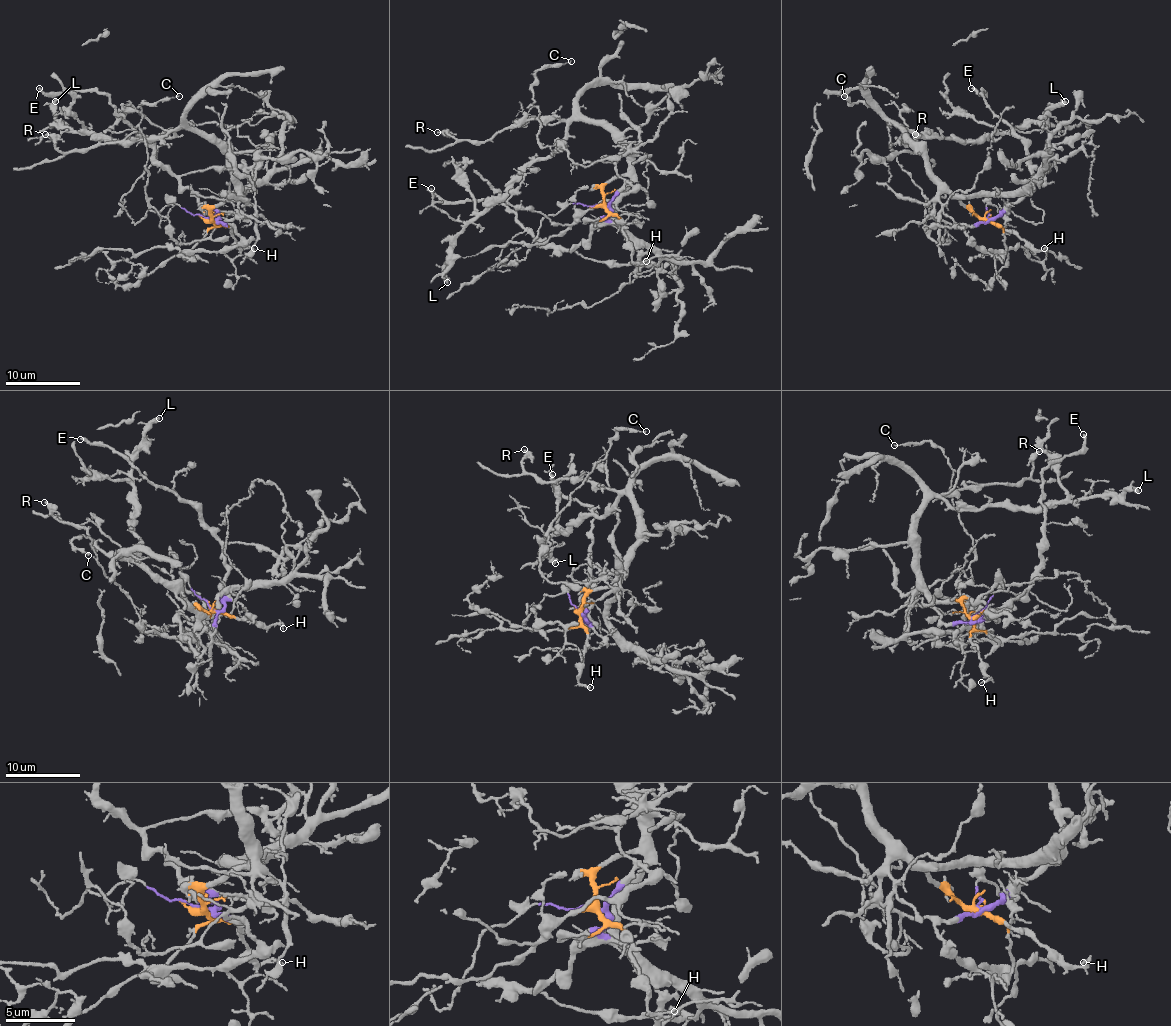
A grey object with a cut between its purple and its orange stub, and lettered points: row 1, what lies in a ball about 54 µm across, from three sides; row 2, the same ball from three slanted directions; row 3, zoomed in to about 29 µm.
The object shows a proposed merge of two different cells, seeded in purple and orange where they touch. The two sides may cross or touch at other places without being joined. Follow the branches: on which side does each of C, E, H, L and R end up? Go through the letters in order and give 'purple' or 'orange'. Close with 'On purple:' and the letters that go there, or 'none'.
C: purple
E: purple
H: orange
L: orange
R: orange
On purple: C, E

